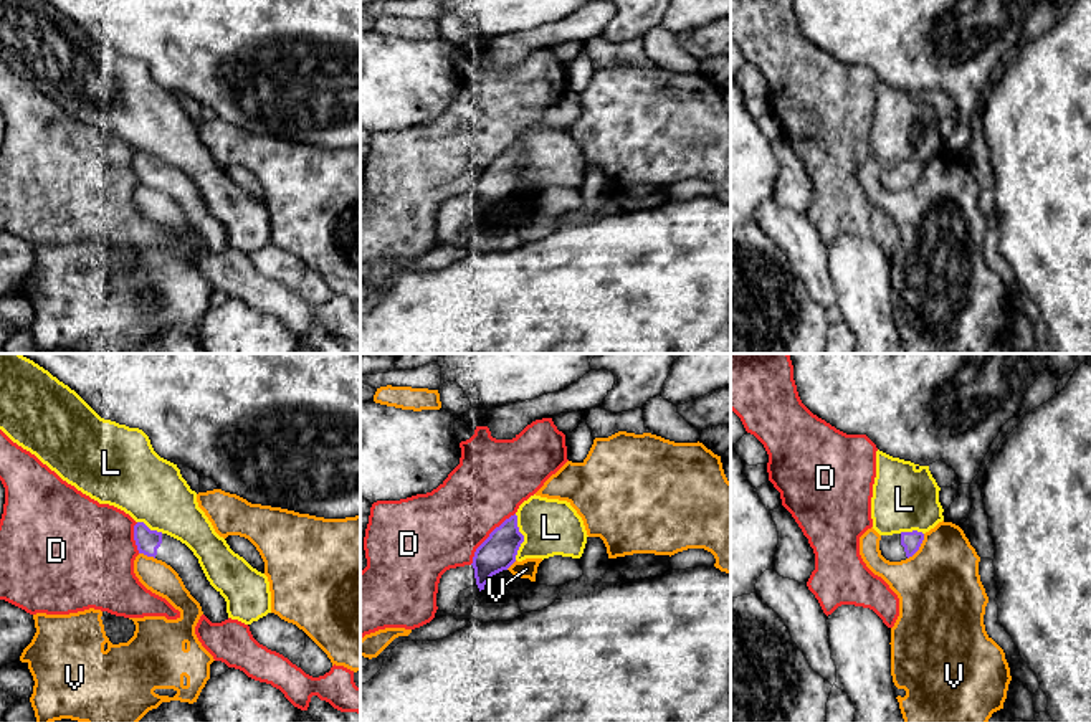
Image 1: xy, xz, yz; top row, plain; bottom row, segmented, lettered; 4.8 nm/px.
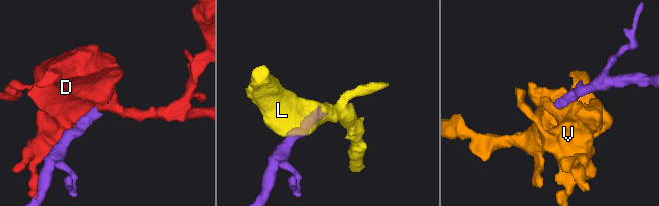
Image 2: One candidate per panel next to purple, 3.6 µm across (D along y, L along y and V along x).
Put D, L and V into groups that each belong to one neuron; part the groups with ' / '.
D / L / V

